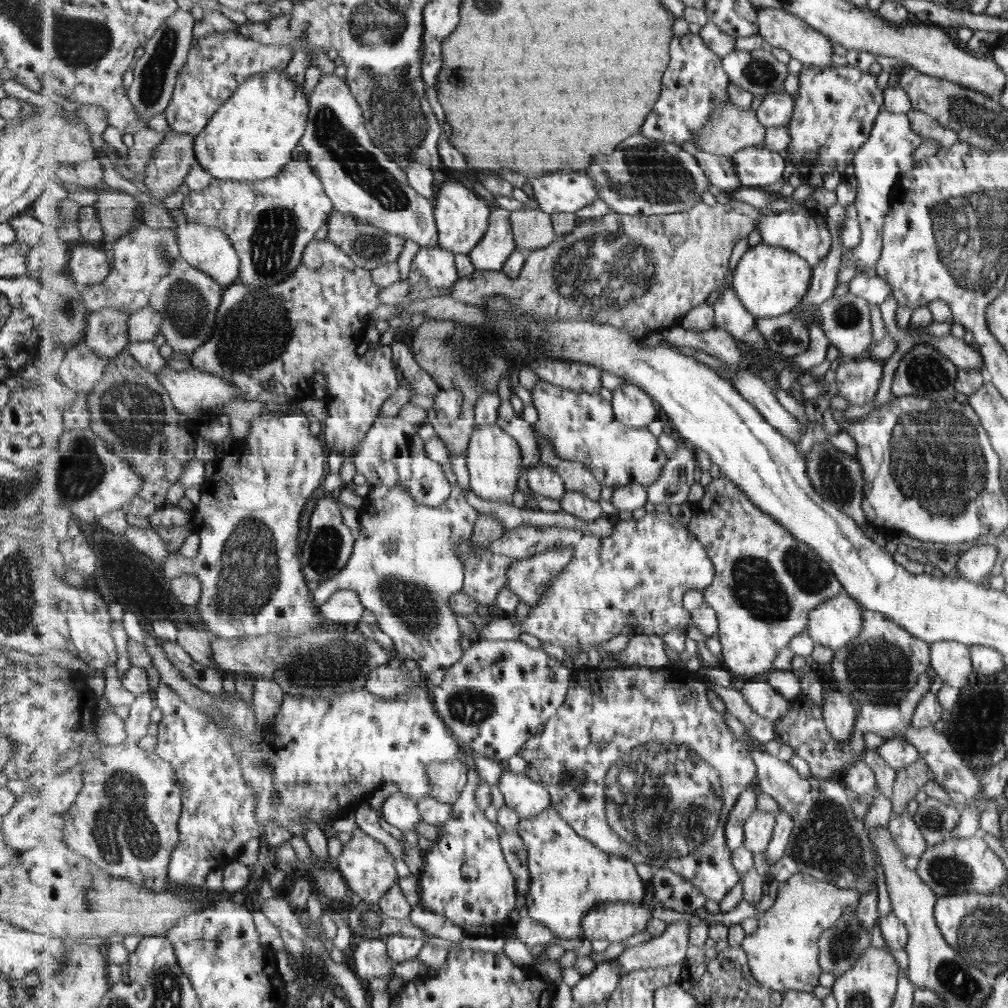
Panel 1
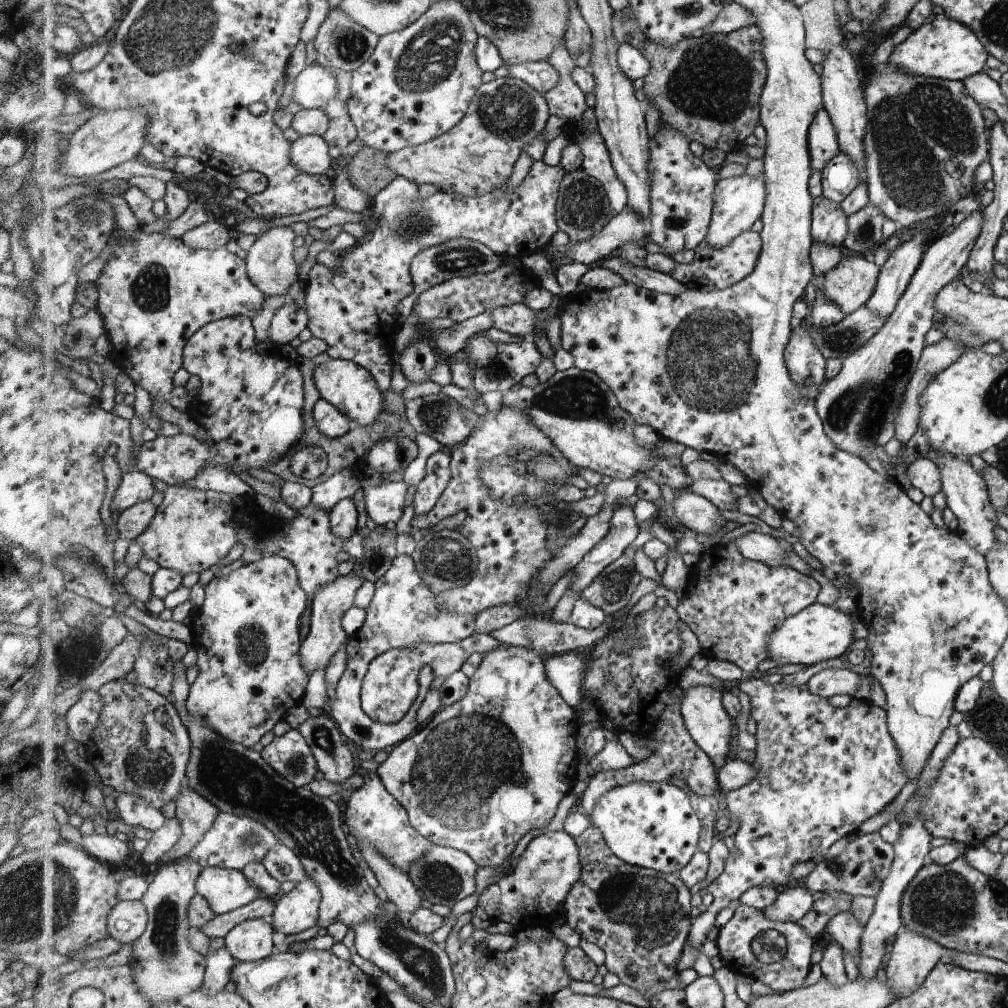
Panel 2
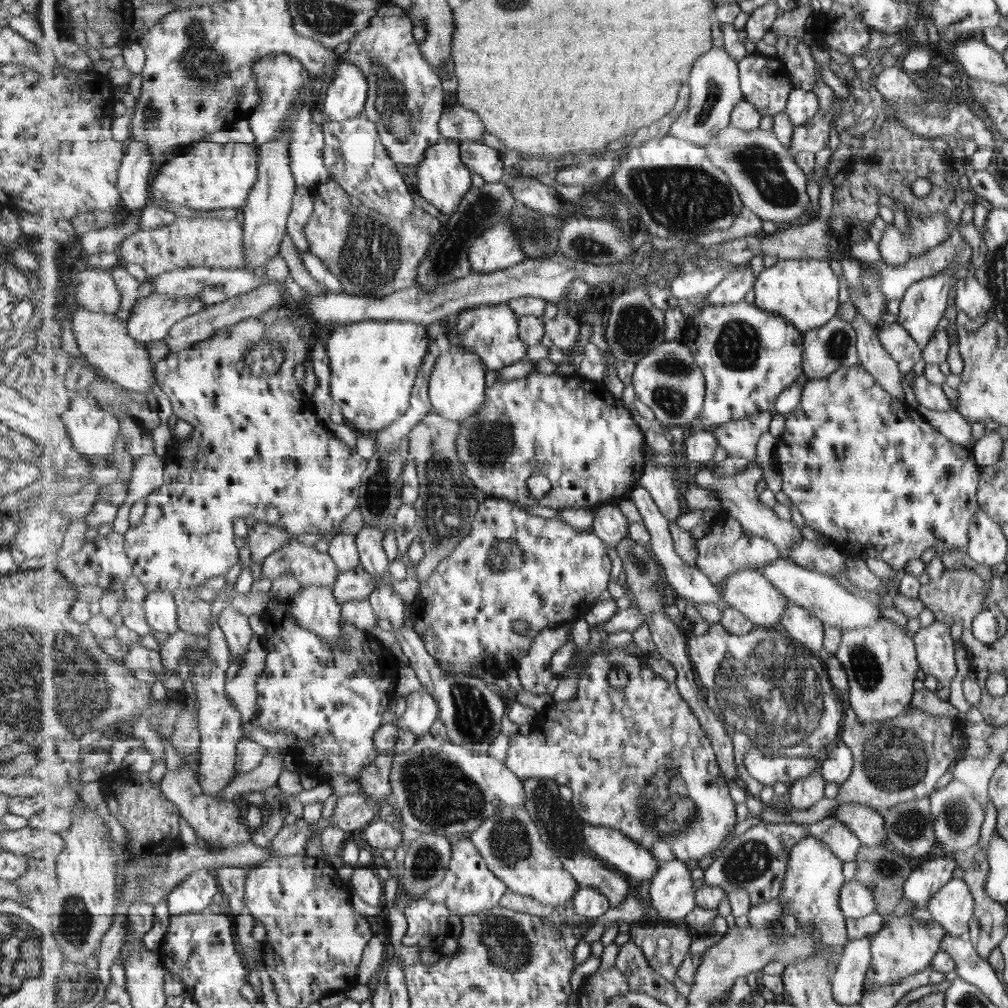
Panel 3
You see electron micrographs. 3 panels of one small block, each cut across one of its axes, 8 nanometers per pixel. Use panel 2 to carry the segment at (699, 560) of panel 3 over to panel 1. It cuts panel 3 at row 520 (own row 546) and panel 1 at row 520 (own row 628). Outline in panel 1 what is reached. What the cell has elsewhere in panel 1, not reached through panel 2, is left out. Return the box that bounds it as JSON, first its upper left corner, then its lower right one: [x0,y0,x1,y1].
[687,478,843,679]

